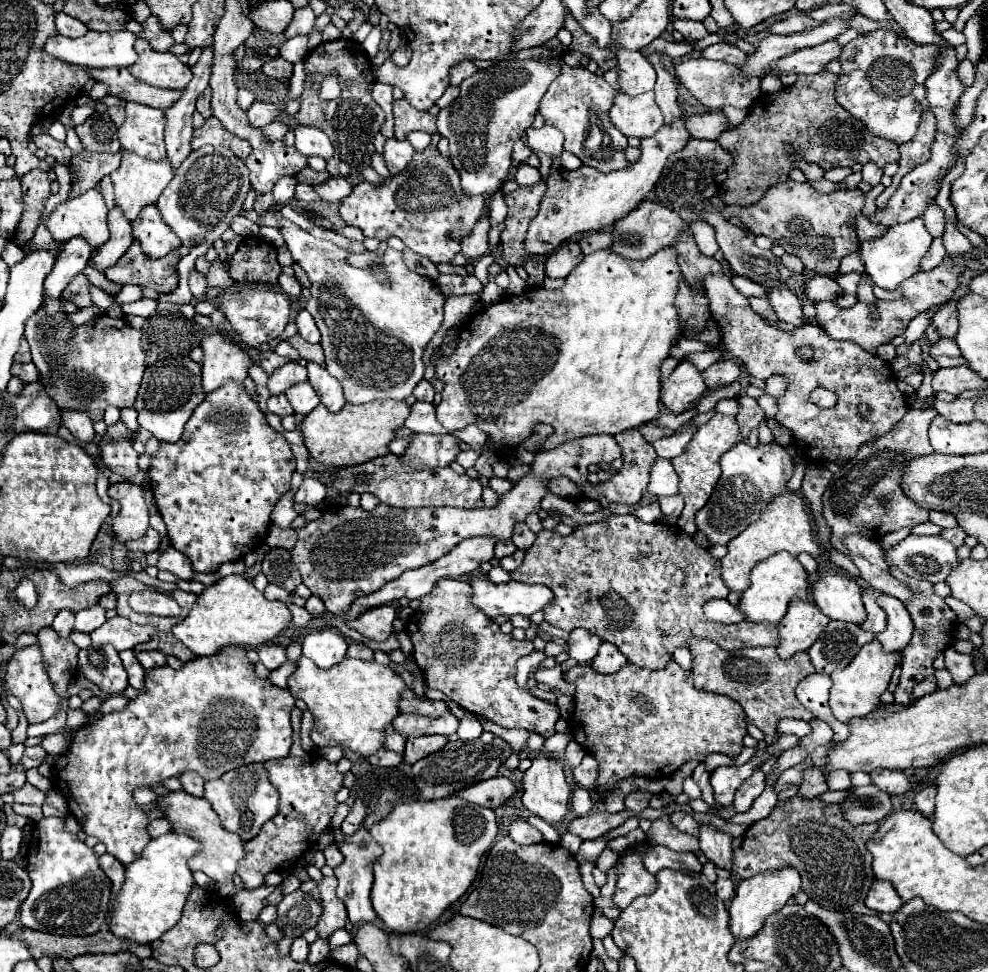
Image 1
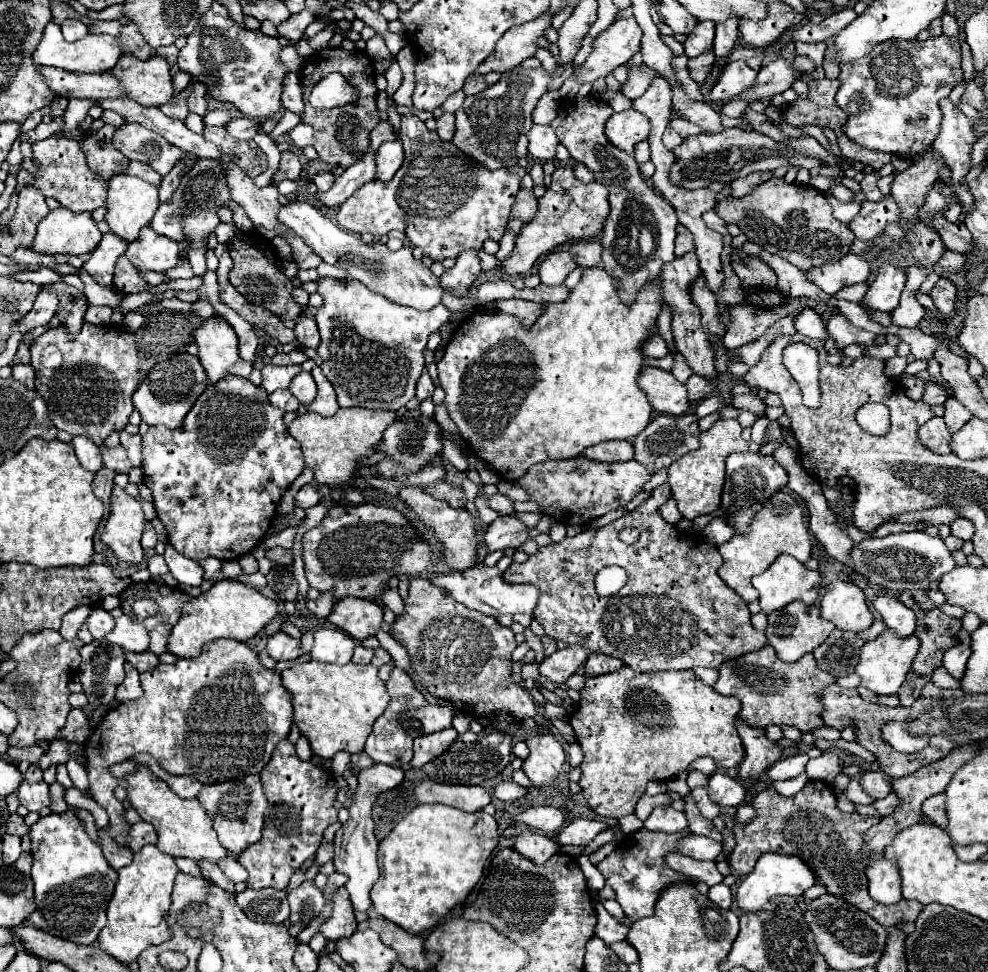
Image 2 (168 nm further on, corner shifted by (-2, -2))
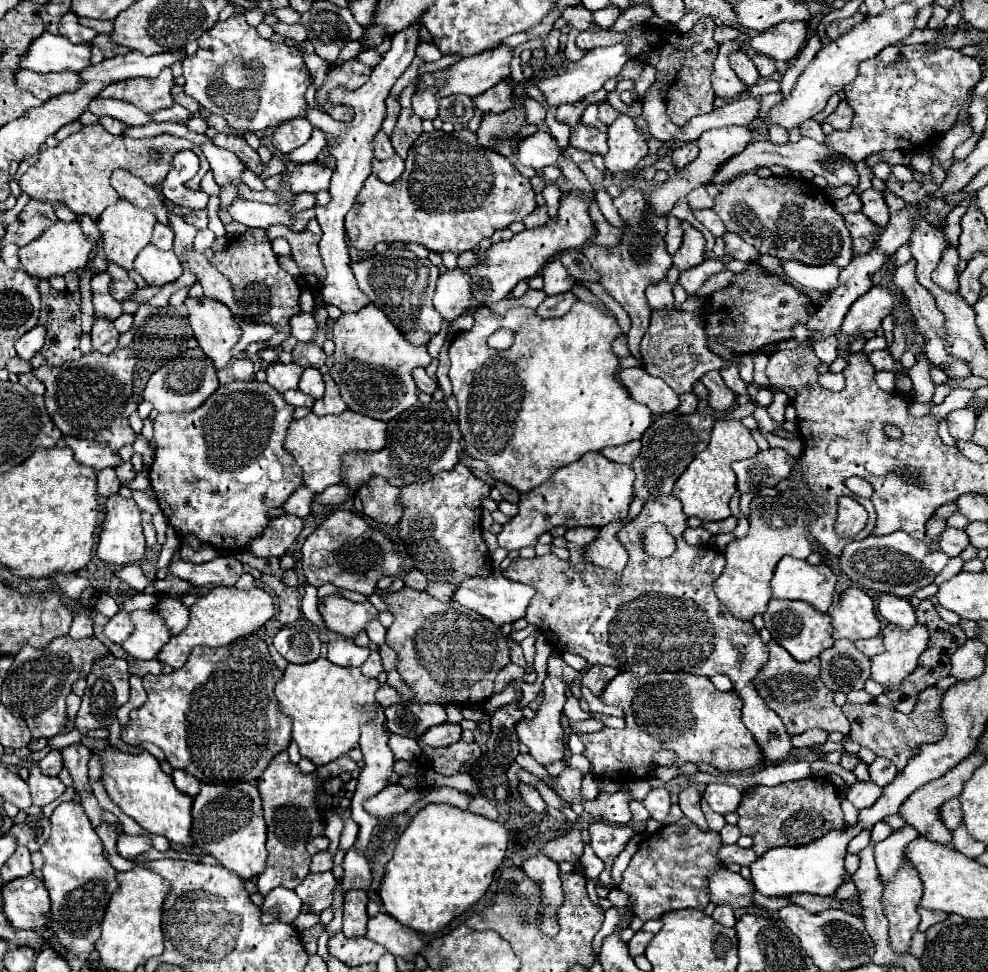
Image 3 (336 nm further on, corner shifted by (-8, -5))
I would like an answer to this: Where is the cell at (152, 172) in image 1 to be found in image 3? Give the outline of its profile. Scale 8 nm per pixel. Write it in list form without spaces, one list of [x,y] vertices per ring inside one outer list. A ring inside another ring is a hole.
[[[120,200],[118,204],[106,208],[98,218],[98,230],[100,230],[106,260],[110,260],[110,262],[118,264],[120,268],[124,268],[126,272],[130,272],[134,268],[132,264],[134,264],[134,258],[138,256],[138,252],[146,244],[150,244],[154,224],[156,224],[156,218],[150,210],[140,210],[132,204],[128,204],[128,200]]]

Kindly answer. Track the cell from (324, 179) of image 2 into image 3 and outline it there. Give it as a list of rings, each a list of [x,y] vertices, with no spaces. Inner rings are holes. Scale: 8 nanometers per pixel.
[[[320,162],[298,164],[290,174],[290,190],[292,194],[328,190],[330,176],[332,176],[332,170],[322,166]]]

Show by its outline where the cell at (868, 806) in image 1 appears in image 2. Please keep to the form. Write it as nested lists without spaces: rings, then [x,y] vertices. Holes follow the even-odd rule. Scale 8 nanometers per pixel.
[[[890,793],[886,799],[876,799],[872,805],[880,817],[886,817],[894,811],[894,805],[898,805],[898,797],[896,797],[896,793]]]

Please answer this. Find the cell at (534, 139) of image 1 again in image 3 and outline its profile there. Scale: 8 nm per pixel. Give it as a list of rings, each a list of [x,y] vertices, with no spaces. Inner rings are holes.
[[[534,132],[532,136],[520,140],[518,156],[524,166],[542,170],[544,166],[556,164],[558,156],[560,156],[560,148],[558,148],[558,142],[550,134]]]

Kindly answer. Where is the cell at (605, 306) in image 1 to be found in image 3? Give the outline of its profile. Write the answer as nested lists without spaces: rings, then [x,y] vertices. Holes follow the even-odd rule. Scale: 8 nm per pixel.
[[[576,302],[568,314],[564,314],[562,318],[538,318],[536,314],[530,314],[530,308],[526,306],[514,306],[510,308],[504,316],[498,316],[496,312],[490,310],[490,306],[486,304],[480,304],[480,306],[472,306],[470,308],[470,314],[474,318],[474,326],[470,330],[462,330],[456,334],[454,342],[450,344],[450,360],[452,360],[452,366],[450,366],[450,382],[452,382],[452,392],[458,400],[458,408],[460,408],[460,416],[458,416],[458,424],[460,424],[460,432],[464,436],[464,448],[468,452],[468,456],[472,458],[478,458],[482,462],[488,464],[488,476],[496,482],[504,482],[506,486],[512,486],[514,490],[518,490],[520,494],[526,494],[530,490],[534,490],[536,486],[544,484],[560,466],[568,466],[572,462],[576,462],[580,456],[584,456],[586,452],[592,452],[592,450],[602,450],[606,446],[620,446],[620,444],[626,444],[626,442],[632,442],[632,440],[640,440],[642,434],[646,432],[646,428],[652,424],[652,412],[644,406],[644,404],[638,404],[634,402],[626,388],[616,380],[616,372],[620,370],[620,364],[618,364],[618,358],[616,354],[612,352],[610,344],[616,336],[620,336],[620,326],[618,322],[614,320],[612,312],[604,308],[598,310],[596,306],[592,304],[586,304],[586,302]],[[500,326],[504,328],[510,328],[510,330],[516,330],[516,340],[514,344],[508,348],[508,350],[492,350],[486,346],[486,340],[488,336],[498,330]]]

